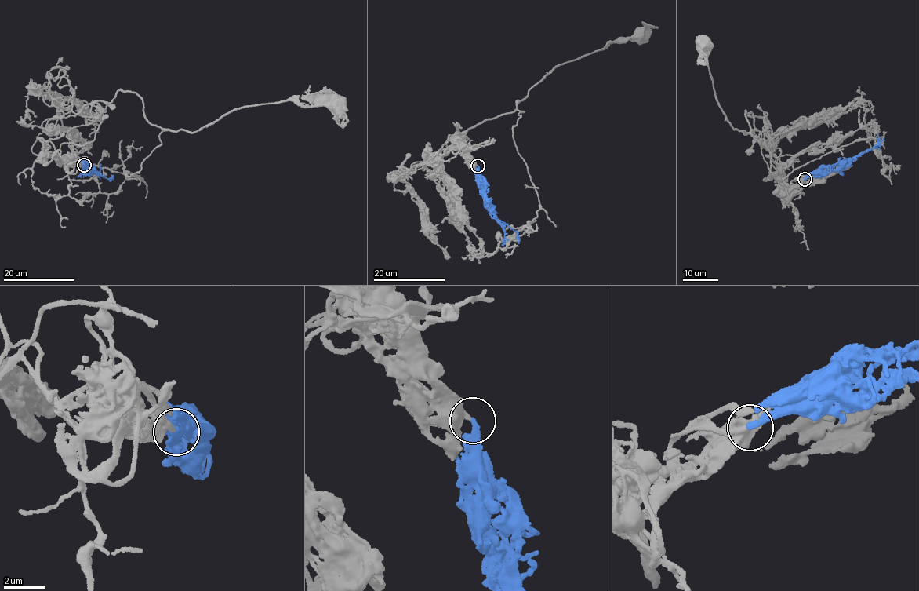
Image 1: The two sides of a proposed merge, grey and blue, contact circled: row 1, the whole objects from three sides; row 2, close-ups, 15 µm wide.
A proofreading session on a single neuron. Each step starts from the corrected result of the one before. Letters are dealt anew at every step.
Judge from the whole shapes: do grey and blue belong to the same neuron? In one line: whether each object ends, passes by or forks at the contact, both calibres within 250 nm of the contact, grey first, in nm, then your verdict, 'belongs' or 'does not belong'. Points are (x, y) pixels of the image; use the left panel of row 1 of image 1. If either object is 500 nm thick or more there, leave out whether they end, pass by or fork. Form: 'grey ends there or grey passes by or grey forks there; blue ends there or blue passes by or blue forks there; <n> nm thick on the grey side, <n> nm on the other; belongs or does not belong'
grey ends there; blue ends there; 400 nm thick on the grey side, 320 nm on the other; belongs

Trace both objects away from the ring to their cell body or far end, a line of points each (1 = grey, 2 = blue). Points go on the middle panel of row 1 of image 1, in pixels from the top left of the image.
1: (477, 165), (459, 149), (444, 152), (457, 144), (448, 136), (511, 113), (561, 64), (641, 35)
2: (477, 166), (483, 194), (498, 218), (515, 231), (519, 243)

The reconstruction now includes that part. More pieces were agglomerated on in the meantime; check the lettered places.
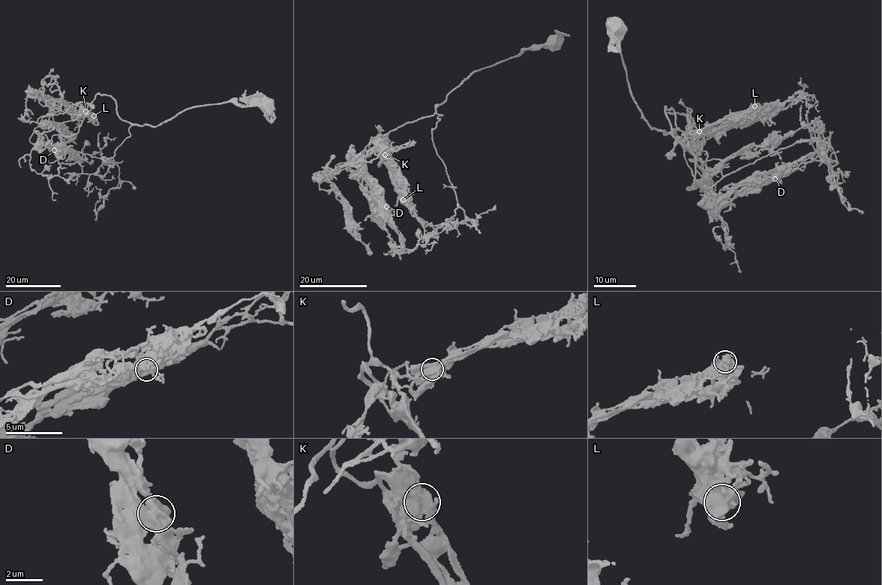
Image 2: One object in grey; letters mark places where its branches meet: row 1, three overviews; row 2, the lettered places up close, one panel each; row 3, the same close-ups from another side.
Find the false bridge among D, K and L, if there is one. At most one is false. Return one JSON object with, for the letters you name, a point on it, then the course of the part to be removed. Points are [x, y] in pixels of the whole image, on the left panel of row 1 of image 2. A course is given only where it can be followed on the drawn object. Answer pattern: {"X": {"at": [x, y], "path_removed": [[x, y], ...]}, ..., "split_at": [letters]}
{"split_at": []}

